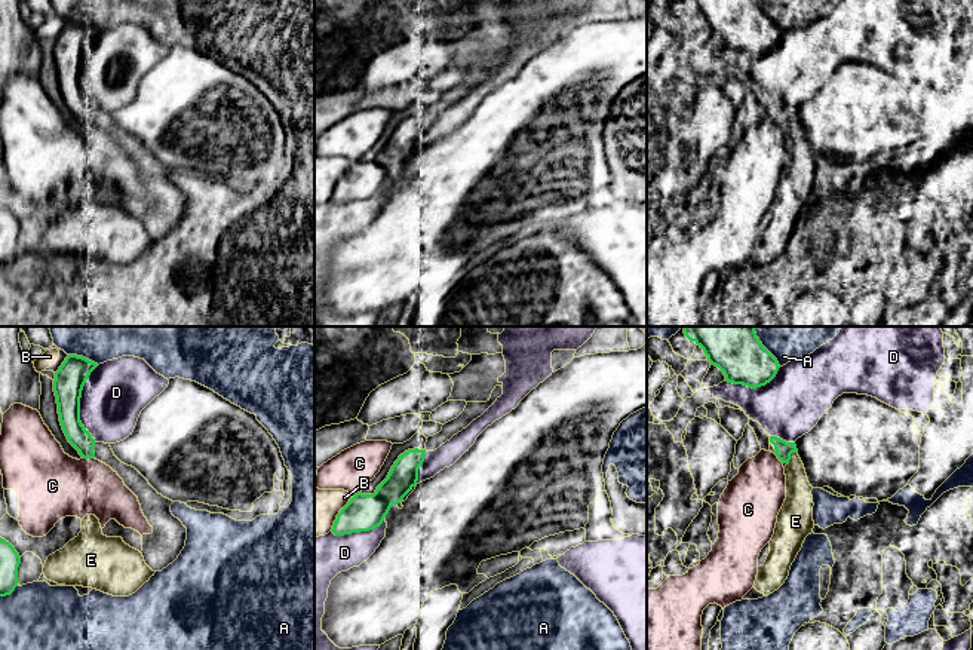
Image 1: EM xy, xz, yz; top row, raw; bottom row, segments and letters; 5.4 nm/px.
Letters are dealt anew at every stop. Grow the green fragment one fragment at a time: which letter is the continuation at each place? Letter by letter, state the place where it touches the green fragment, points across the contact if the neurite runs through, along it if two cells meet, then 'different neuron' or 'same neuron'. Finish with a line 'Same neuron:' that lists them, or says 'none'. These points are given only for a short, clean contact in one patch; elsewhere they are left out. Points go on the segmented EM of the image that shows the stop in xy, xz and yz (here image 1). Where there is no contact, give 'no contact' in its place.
A: contact xy (82, 356); different neuron
B: contact xz (340, 512); different neuron
C: contact xy (88, 457); different neuron
D: contact xy (79, 404); different neuron
E: contact yz (789, 456); same neuron
Same neuron: E

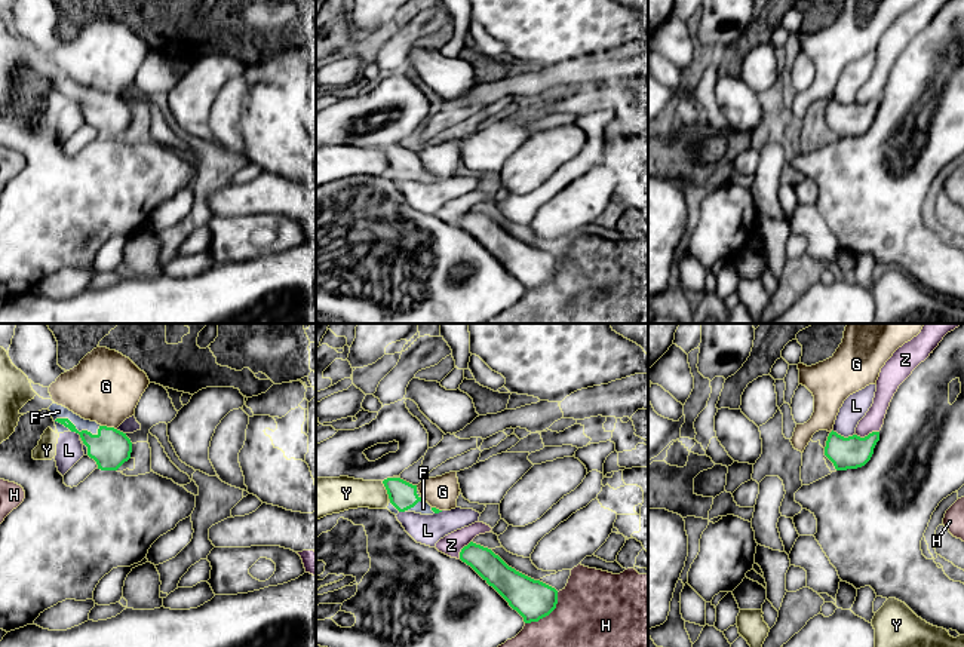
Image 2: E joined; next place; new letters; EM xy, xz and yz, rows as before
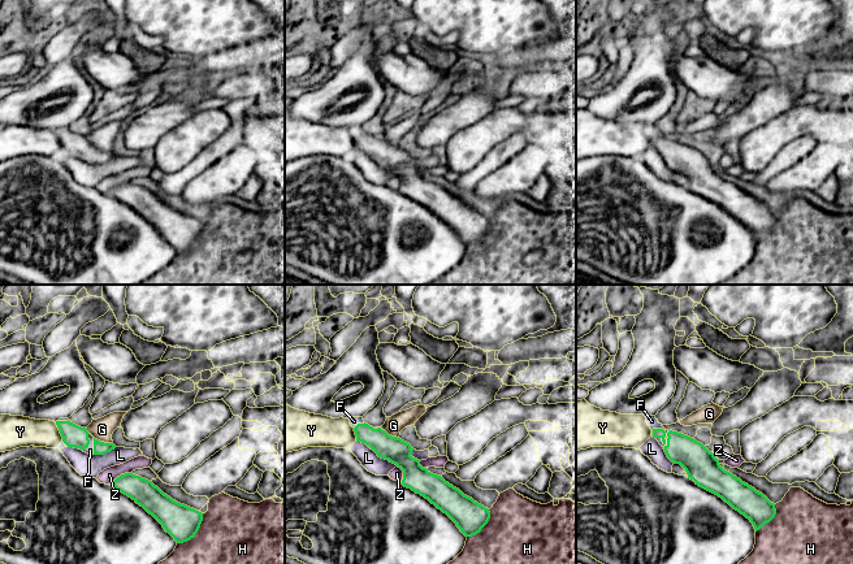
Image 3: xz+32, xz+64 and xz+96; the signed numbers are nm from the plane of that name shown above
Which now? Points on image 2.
F: contact xy (76, 429); same neuron
G: contact xy (109, 428); border xy (101, 425), (116, 429); different neuron
H: contact xz (547, 615); different neuron
L: contact yz (843, 437); border yz (832, 429), (844, 437), (854, 435); different neuron
Y: contact xz (386, 488); different neuron
Z: contact yz (868, 435); different neuron
Same neuron: F

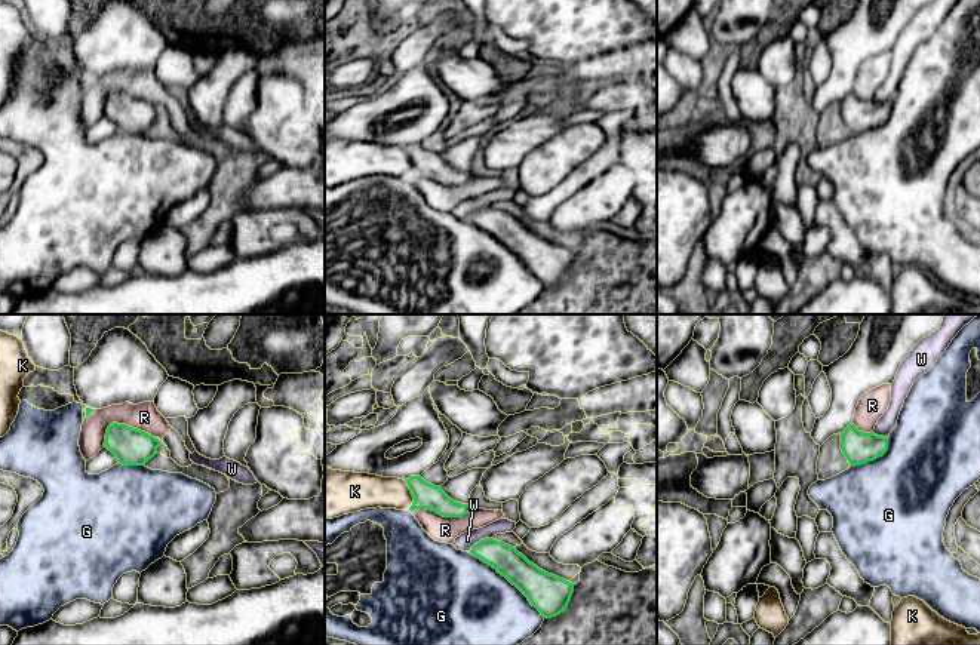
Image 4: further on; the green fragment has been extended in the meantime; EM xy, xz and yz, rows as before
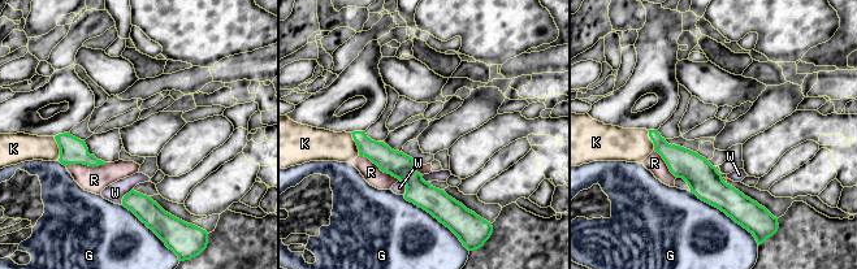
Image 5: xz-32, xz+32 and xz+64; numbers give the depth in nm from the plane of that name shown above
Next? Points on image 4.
G: contact xz (509, 580); different neuron
K: contact xz (411, 493); different neuron
R: contact xy (122, 424); border xy (154, 438), (125, 424), (111, 423), (103, 445); different neuron
W: contact xz (481, 540); different neuron
Same neuron: none

